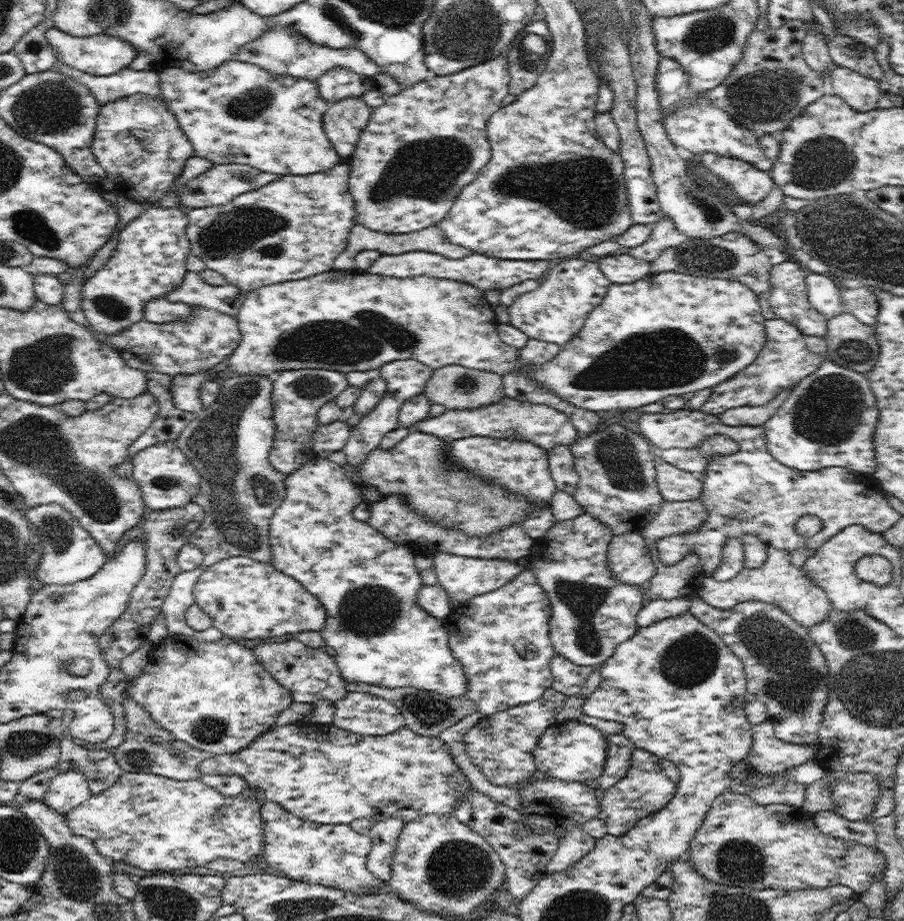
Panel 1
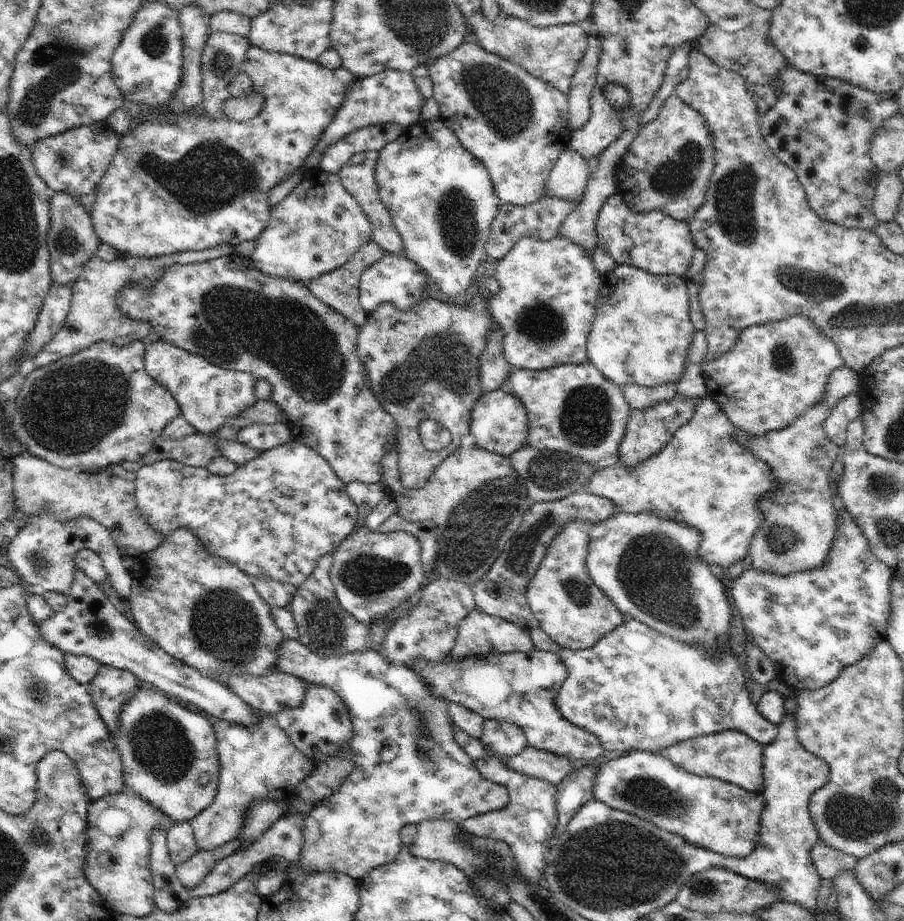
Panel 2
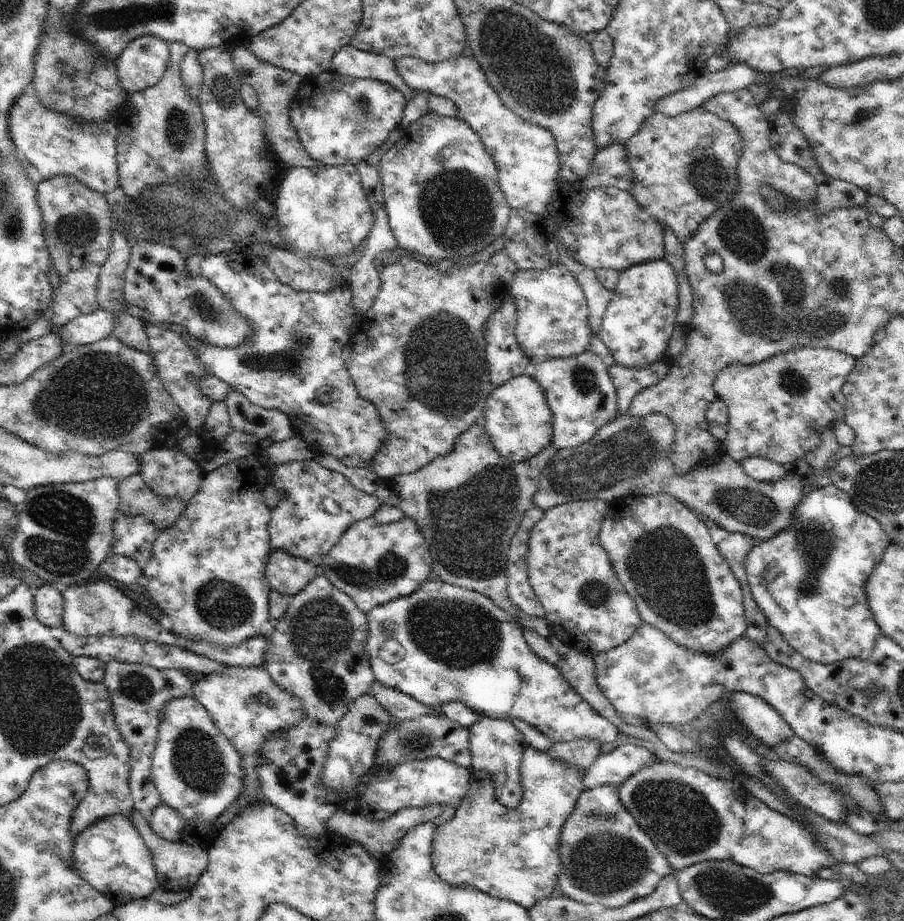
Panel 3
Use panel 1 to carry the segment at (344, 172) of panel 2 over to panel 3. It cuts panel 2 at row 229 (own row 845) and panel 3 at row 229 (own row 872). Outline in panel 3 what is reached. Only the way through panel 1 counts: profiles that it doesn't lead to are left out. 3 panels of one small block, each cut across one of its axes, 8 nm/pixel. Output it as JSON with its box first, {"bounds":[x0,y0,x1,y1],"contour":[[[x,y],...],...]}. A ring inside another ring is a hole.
{"bounds":[355,126,404,257],"contour":[[[398,126],[395,132],[386,139],[370,156],[360,161],[355,167],[361,176],[363,191],[367,194],[368,202],[371,204],[375,223],[371,233],[367,236],[366,252],[376,257],[382,257],[398,248],[398,243],[392,234],[388,222],[385,198],[383,197],[383,184],[380,176],[380,161],[399,140],[404,132],[402,126]]]}

